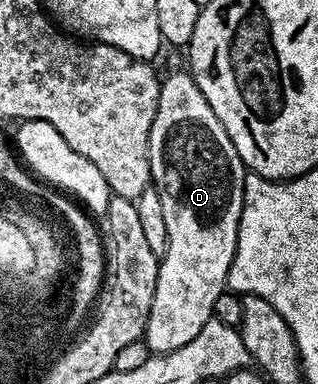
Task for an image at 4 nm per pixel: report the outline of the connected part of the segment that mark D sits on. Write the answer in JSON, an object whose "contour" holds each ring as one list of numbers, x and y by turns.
{"contour":[[187,72,172,74,161,81,158,112,150,126,148,155,151,185,158,192,158,200,162,200,162,216,166,220,168,237,168,247,160,258,154,304,143,337,149,351,158,355,170,354,190,344,204,325,213,321,214,300,225,293,230,264,236,255,246,167,238,156,238,148,234,148,230,136,226,136,226,128,222,128,218,116,214,116,214,108,206,104,206,96,202,96,198,84]]}

